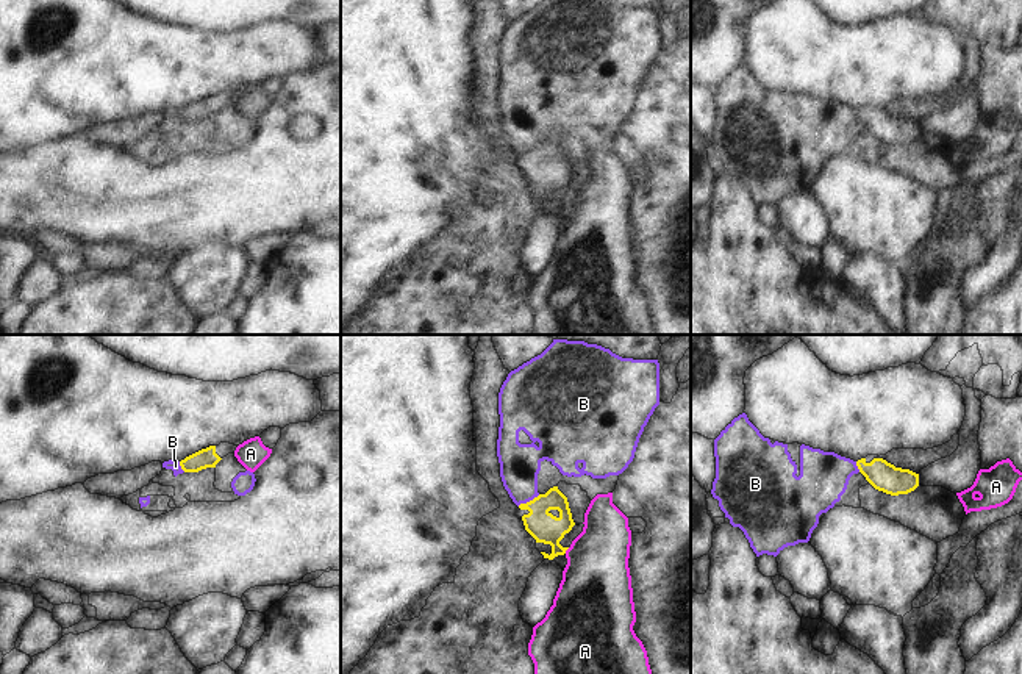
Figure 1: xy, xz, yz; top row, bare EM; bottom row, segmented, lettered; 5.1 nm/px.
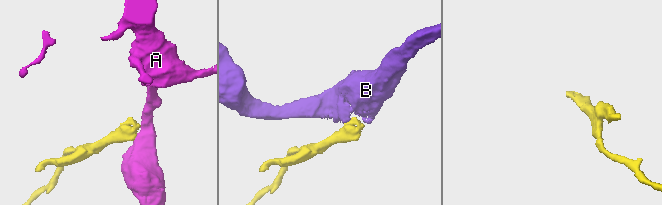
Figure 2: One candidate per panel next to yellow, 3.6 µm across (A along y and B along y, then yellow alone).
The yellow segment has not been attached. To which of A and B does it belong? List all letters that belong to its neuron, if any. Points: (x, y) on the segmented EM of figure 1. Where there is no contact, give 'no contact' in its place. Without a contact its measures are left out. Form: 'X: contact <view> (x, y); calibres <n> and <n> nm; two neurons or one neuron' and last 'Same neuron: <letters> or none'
A: contact xz (566, 549); calibres 160 and 360 nm; two neurons
B: contact xz (530, 501); calibres 160 and 200 nm; two neurons
Same neuron: none

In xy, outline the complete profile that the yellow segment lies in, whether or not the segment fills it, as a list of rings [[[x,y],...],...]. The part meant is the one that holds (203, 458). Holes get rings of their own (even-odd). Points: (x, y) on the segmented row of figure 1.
[[[220,443],[219,446],[209,446],[202,449],[184,460],[180,461],[180,466],[184,472],[198,472],[206,468],[216,468],[216,464],[227,457],[234,454],[238,446],[230,443]]]

